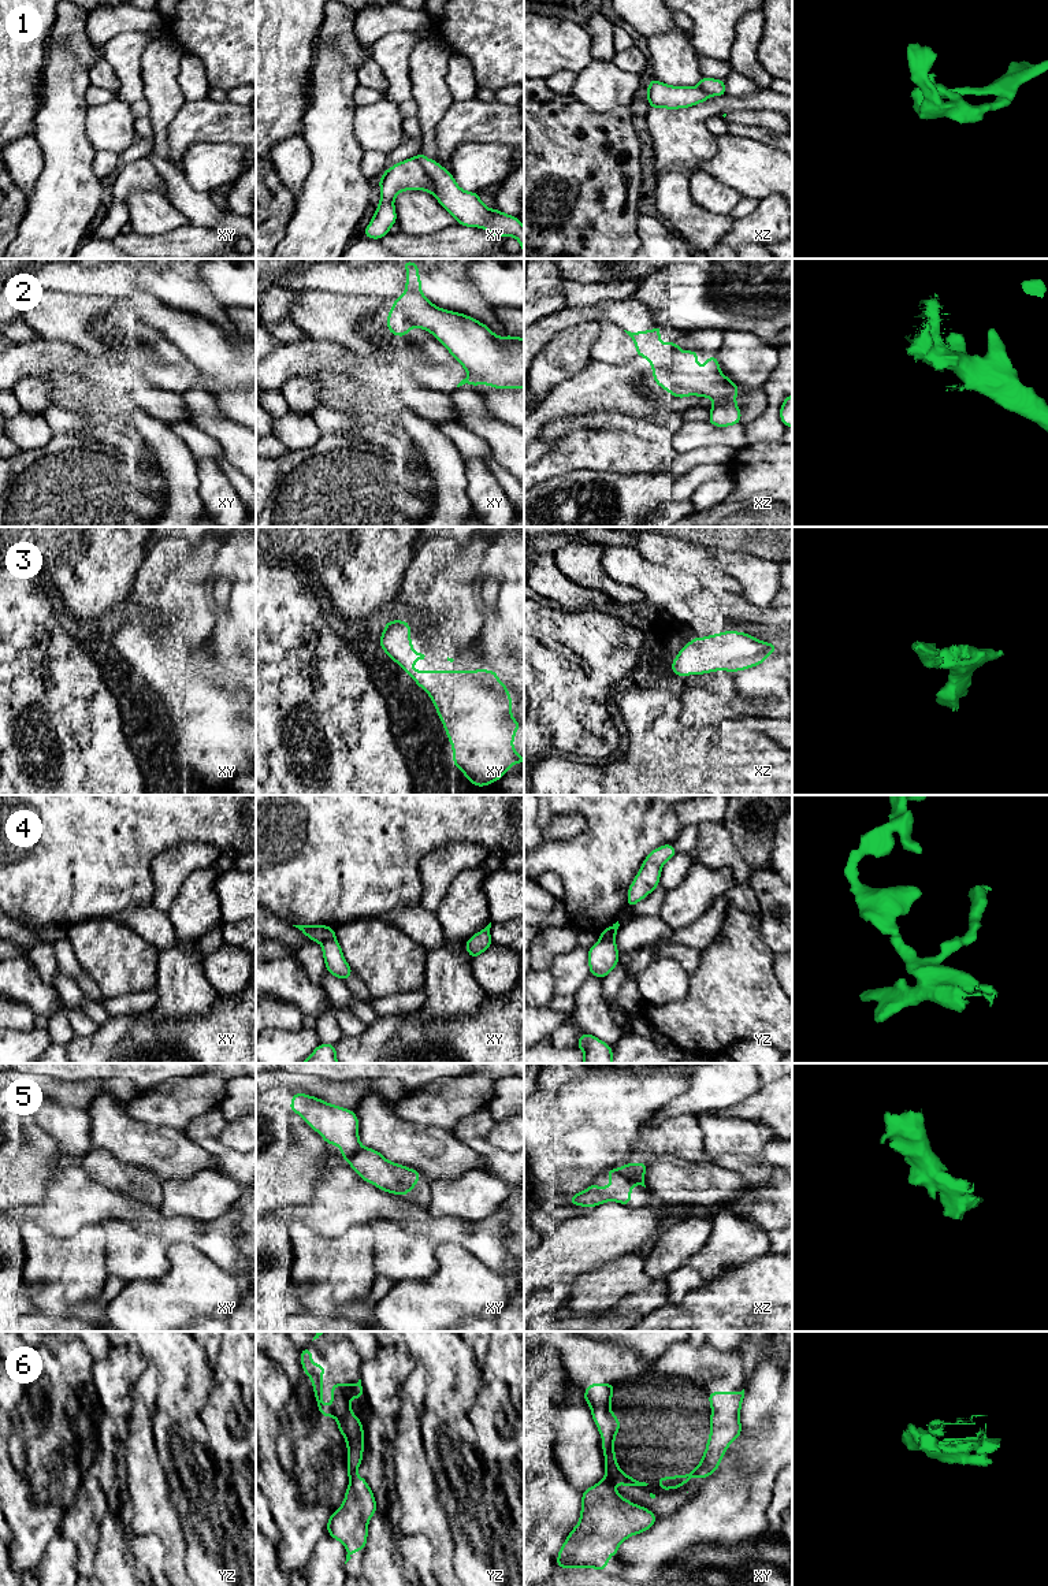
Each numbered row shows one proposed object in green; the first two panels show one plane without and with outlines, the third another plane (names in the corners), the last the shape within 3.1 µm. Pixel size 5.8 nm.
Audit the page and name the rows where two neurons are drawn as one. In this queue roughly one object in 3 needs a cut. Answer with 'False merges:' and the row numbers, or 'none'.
False merges: 1, 4, 5, 6

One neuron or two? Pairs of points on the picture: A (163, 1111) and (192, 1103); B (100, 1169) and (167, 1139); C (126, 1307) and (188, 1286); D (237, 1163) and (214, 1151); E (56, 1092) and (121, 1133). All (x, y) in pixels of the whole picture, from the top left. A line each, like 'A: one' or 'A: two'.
A: one
B: two
C: one
D: one
E: two

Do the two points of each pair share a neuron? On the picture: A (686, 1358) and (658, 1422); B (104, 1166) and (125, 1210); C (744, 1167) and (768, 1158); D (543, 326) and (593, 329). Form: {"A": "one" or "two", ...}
{"A": "one", "B": "two", "C": "one", "D": "two"}

